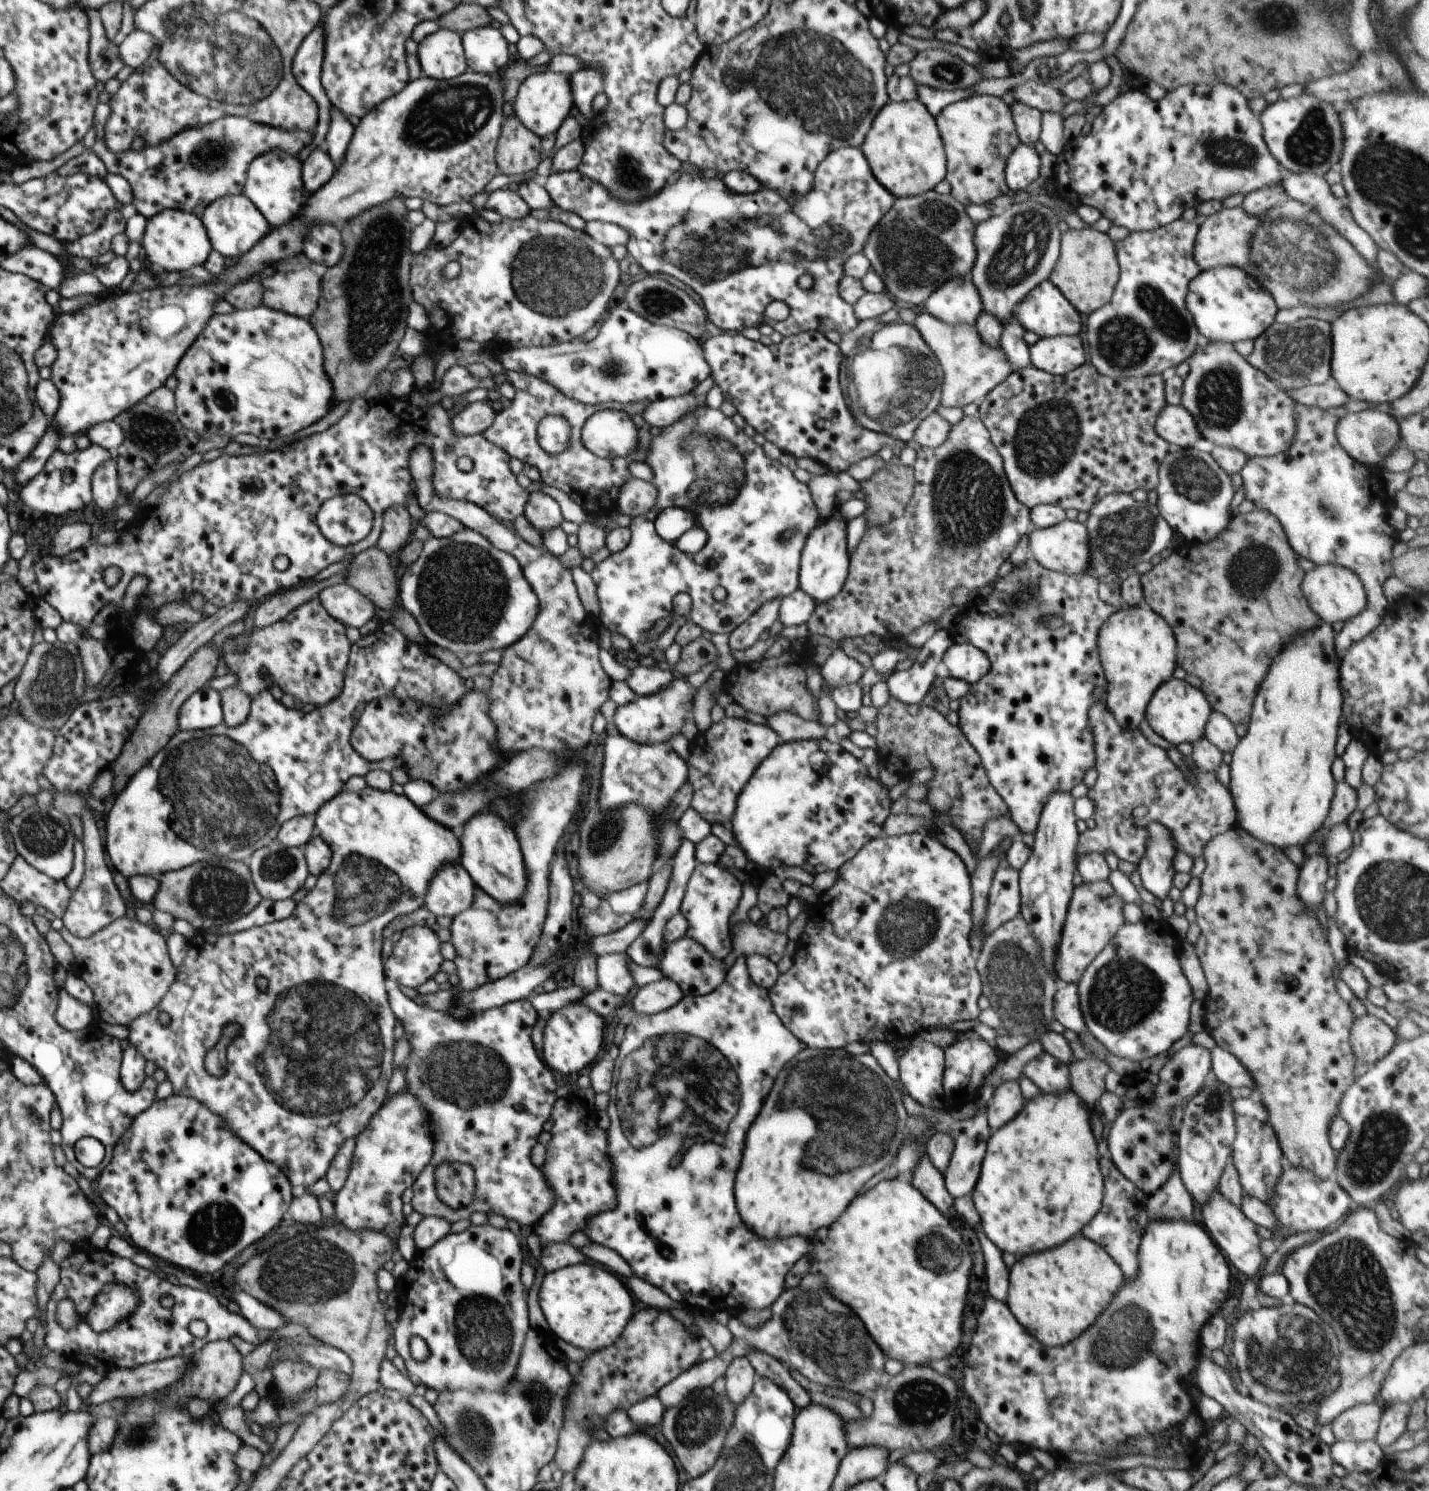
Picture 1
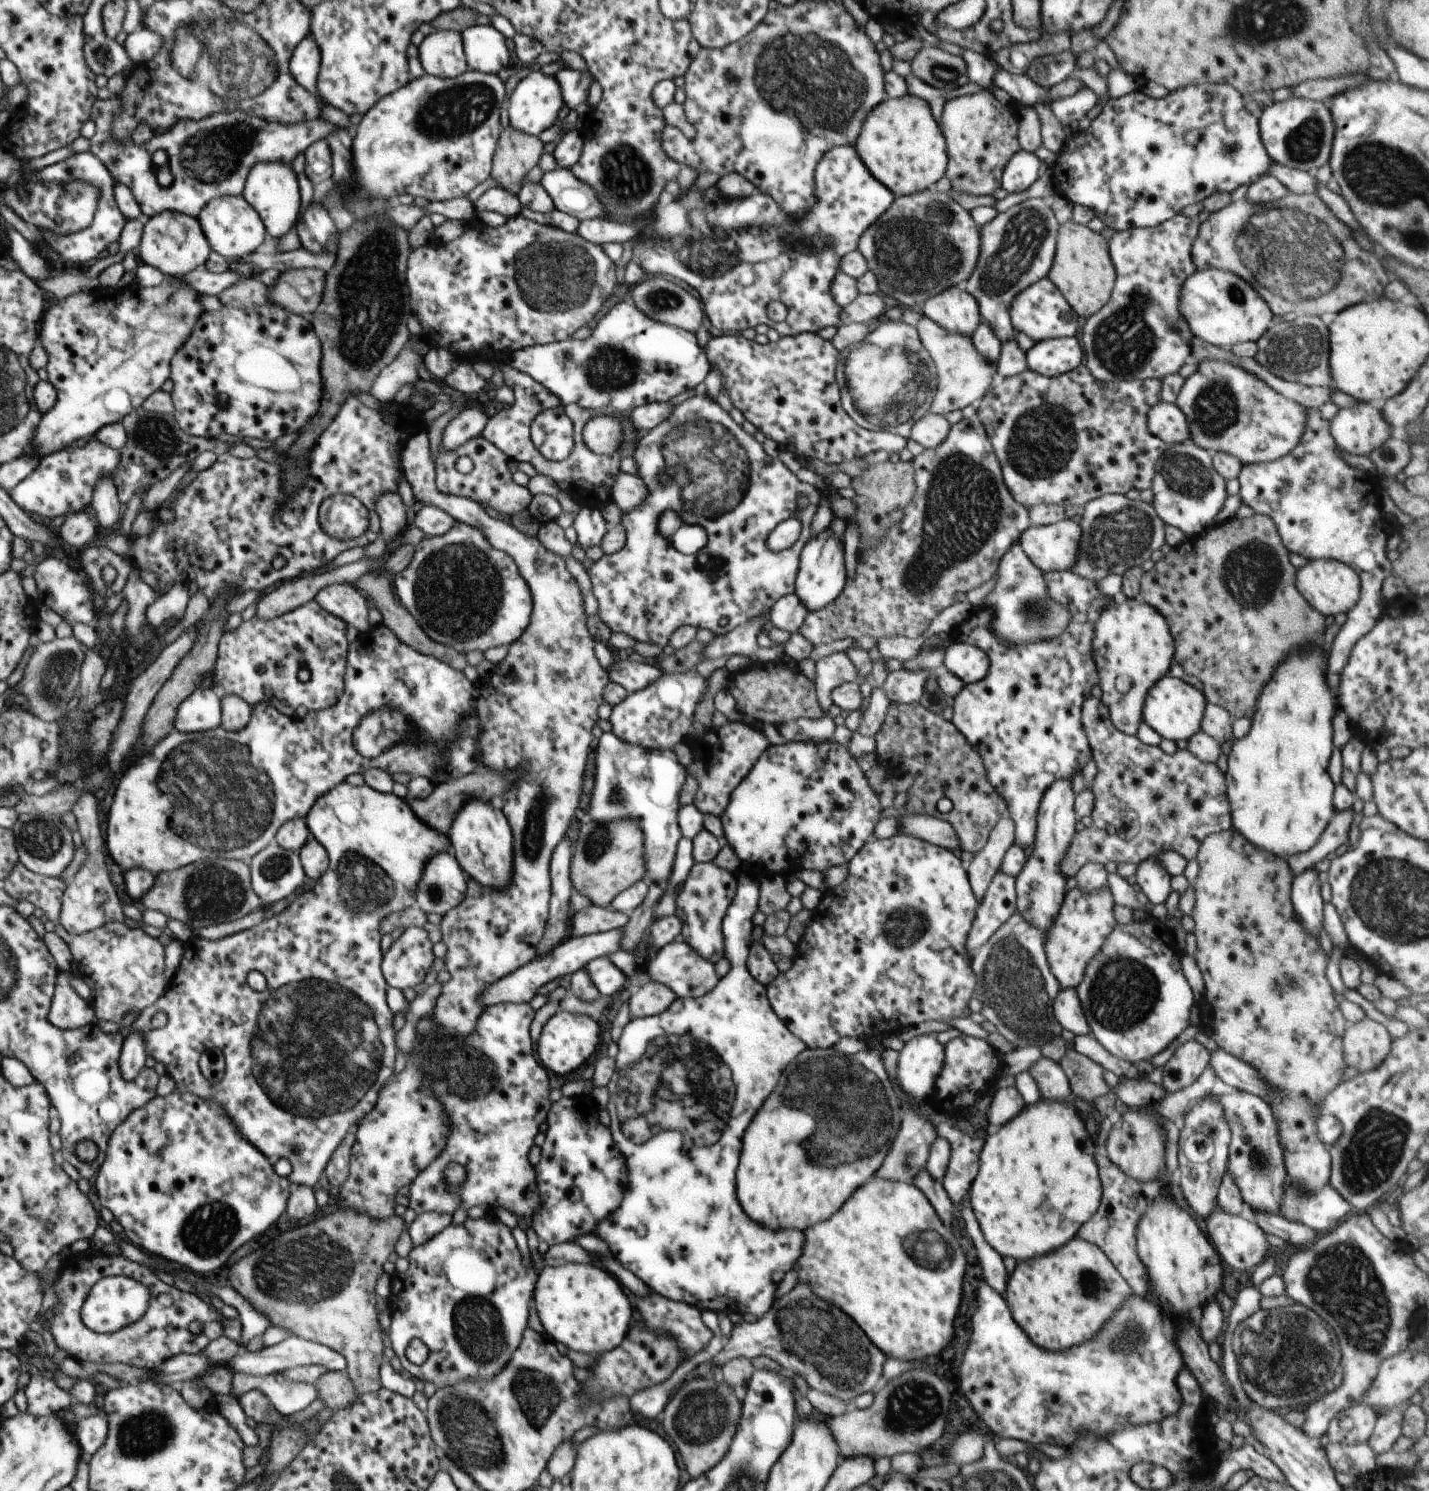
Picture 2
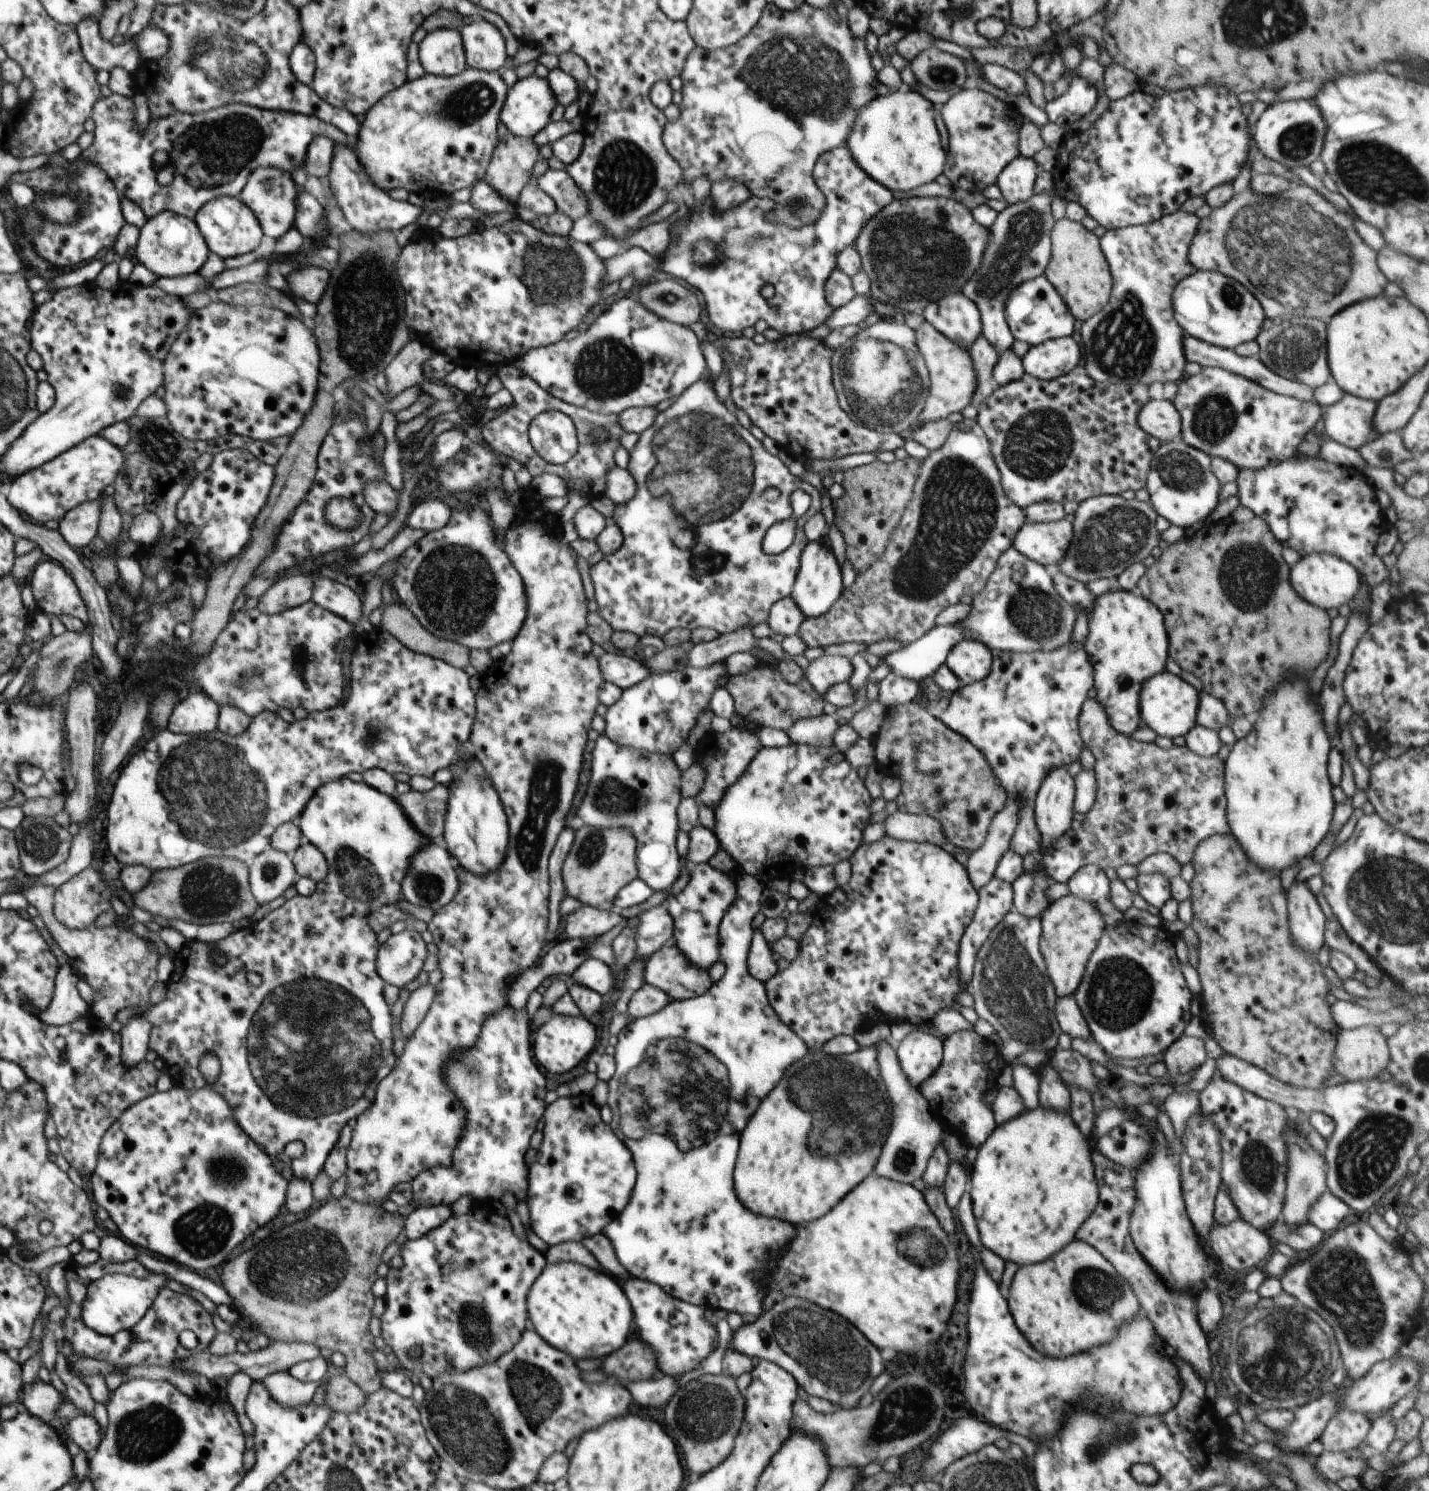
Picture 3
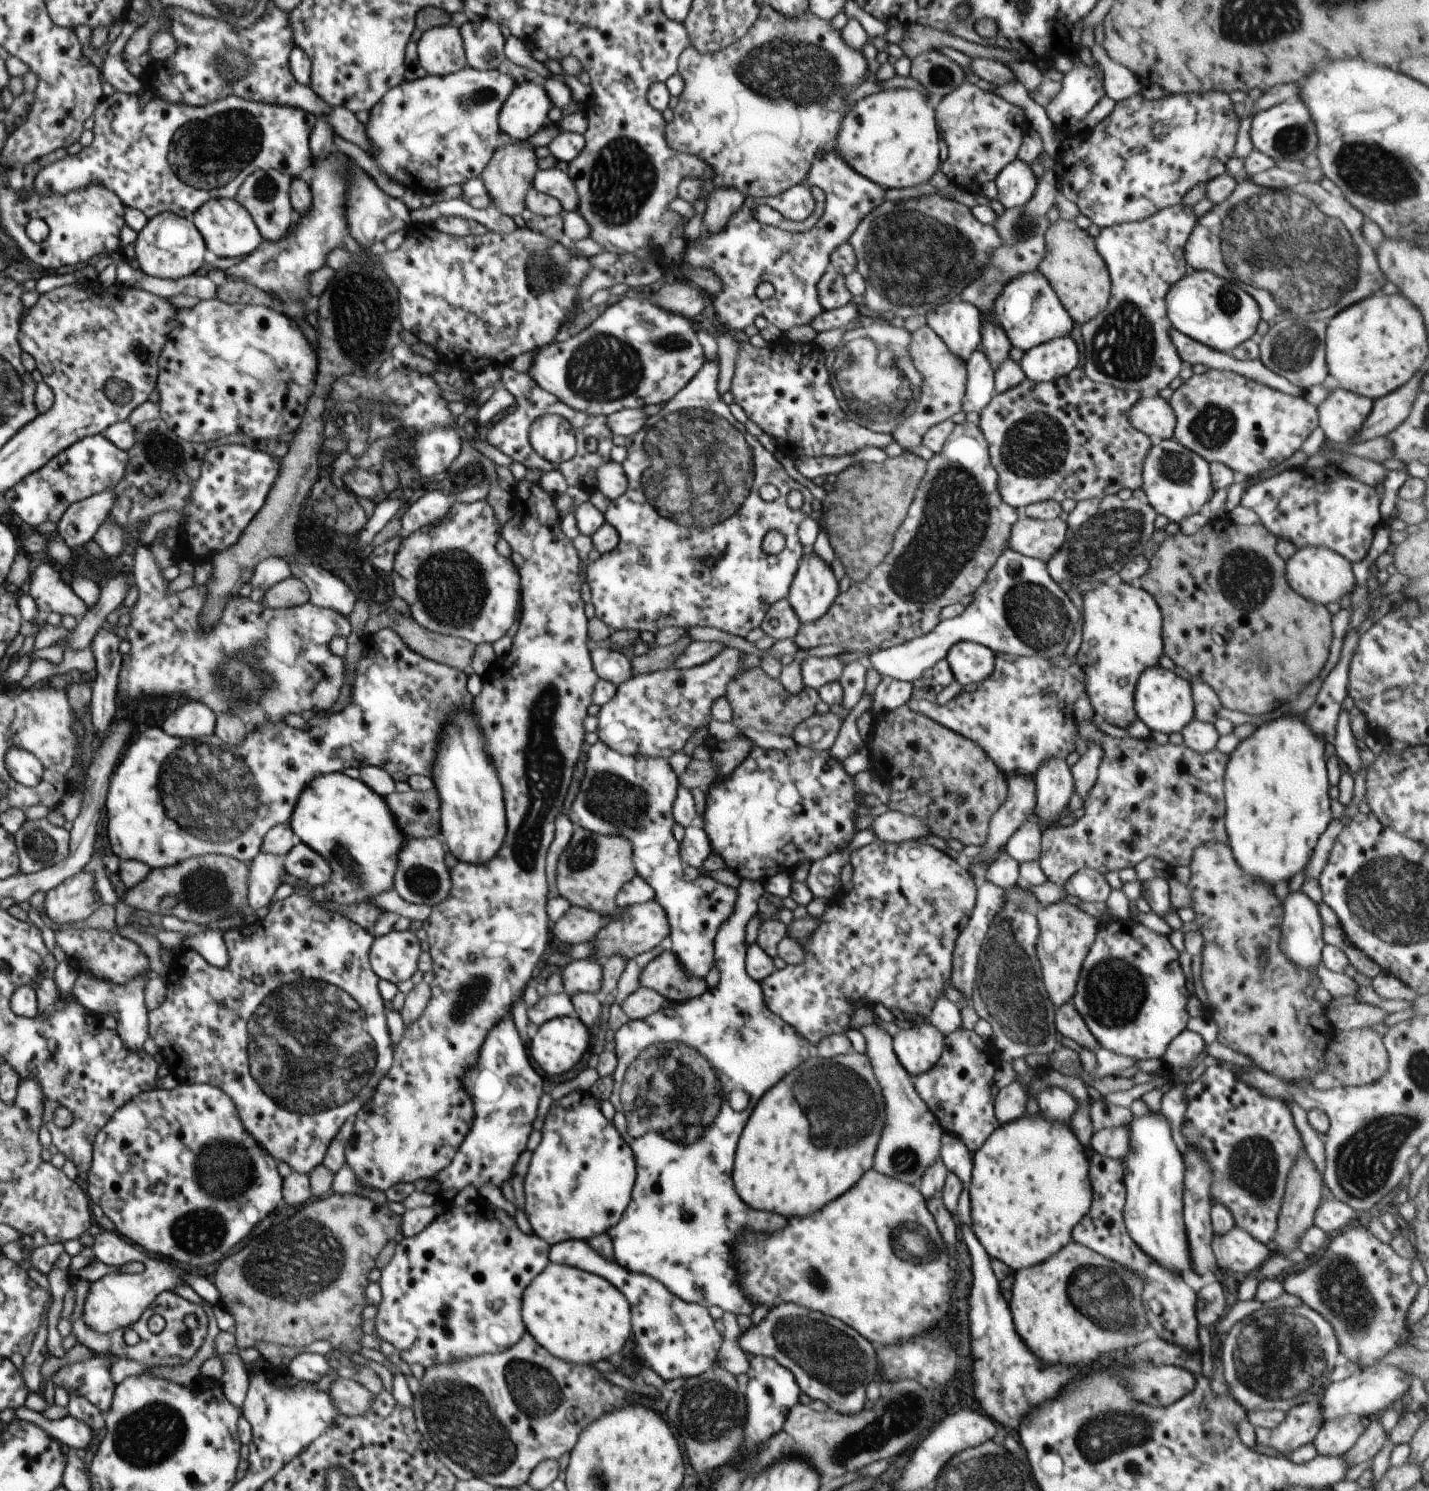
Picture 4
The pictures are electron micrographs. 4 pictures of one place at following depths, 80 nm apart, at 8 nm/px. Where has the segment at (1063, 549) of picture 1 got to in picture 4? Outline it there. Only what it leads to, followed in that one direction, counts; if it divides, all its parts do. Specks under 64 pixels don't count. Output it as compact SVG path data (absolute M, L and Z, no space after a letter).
M1022 514L1010 528L1008 548L1046 563L1064 544L1067 528L1066 521L1059 517L1040 520Z

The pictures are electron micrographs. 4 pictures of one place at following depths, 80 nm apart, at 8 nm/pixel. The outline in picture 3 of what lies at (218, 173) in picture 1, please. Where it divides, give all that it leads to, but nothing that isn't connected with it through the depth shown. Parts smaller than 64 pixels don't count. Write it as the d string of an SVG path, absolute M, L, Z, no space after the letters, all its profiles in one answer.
M112 93L98 100L93 112L95 130L92 145L81 151L80 158L68 164L67 175L73 177L86 165L102 167L114 182L120 196L133 200L148 219L156 217L158 213L172 211L194 220L198 212L213 199L239 197L250 173L256 168L276 167L291 174L294 168L303 166L306 150L317 136L328 137L334 142L348 140L348 136L334 128L332 123L324 122L318 117L269 111L240 103L230 103L195 115L173 112L166 118L151 118L145 132L139 132L134 114L135 106L131 97Z

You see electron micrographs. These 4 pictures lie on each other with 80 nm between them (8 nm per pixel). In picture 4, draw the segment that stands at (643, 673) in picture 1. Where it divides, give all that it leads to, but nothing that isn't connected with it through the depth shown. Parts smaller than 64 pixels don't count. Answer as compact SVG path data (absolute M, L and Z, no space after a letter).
M597 648L590 651L590 660L599 678L613 682L617 687L634 676L632 661L615 648Z

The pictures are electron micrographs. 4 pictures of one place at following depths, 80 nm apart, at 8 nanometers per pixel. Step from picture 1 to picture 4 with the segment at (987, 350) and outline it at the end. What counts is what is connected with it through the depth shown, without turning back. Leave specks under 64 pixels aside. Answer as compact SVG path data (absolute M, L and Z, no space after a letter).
M928 325L911 334L908 354L915 369L922 375L922 392L914 414L910 414L891 434L894 442L898 443L904 451L923 444L922 438L932 426L951 419L962 410L967 378L966 363L951 354L946 344L942 342L942 338Z

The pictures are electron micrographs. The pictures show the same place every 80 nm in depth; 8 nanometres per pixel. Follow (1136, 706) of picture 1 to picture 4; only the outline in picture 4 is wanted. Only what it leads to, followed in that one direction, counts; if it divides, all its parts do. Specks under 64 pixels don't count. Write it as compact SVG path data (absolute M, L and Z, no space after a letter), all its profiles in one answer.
M1124 582L1118 586L1102 583L1097 588L1083 593L1082 601L1082 643L1075 657L1078 666L1082 668L1082 674L1086 674L1084 696L1089 698L1095 714L1102 716L1112 726L1126 729L1126 726L1130 726L1137 718L1134 710L1134 690L1138 678L1146 668L1158 665L1158 660L1164 652L1160 607L1146 590Z

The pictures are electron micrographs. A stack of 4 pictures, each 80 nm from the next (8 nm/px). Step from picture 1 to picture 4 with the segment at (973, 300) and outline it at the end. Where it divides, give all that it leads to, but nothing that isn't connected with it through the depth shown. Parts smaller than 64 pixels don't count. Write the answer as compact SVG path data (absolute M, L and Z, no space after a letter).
M961 298L949 300L929 310L925 314L925 318L927 325L942 338L942 342L946 344L950 353L958 356L962 362L967 363L970 356L974 354L974 350L981 348L982 314L979 308L976 308L973 304L963 301Z

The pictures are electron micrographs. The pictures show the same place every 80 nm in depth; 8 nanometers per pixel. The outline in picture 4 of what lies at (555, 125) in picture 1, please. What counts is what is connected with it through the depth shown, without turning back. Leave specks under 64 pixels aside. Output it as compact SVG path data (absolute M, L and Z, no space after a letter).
M524 81L517 83L516 88L512 94L504 101L499 112L498 124L500 131L508 134L514 140L524 140L533 137L542 127L545 127L550 121L548 119L548 112L553 108L548 94L546 94L545 87L540 88L532 81Z

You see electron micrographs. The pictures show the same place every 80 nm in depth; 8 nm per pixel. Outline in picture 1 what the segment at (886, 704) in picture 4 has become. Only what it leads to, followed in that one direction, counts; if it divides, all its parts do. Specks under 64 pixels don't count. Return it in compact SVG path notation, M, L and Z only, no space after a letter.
M941 629L920 650L916 662L907 671L894 671L887 679L892 700L909 705L920 705L933 687L936 666L953 643L948 631Z

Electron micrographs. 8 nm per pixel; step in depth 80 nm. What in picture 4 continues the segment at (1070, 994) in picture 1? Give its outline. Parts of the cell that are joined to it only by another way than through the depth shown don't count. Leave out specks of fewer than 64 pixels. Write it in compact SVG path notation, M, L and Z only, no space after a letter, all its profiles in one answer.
M1073 1001L1065 1002L1055 1011L1055 1027L1064 1037L1075 1040L1082 1048L1098 1054L1101 1044L1094 1038Z

